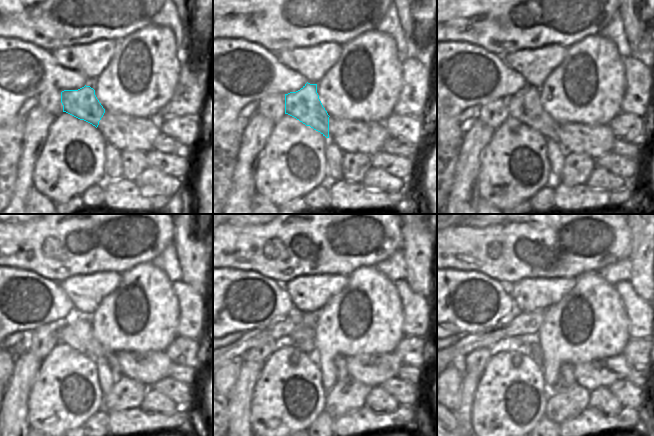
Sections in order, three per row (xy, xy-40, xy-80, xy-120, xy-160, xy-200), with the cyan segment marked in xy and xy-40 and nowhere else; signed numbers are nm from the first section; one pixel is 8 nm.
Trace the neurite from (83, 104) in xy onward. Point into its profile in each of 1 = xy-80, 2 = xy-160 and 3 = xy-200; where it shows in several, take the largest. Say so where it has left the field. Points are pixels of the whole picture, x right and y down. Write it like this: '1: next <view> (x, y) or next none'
1: next xy-80 (525, 106)
2: next xy-160 (303, 338)
3: next xy-200 (565, 379)

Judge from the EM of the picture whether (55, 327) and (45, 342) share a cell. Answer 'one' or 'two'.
one

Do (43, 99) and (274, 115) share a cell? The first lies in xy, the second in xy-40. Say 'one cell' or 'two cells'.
one cell

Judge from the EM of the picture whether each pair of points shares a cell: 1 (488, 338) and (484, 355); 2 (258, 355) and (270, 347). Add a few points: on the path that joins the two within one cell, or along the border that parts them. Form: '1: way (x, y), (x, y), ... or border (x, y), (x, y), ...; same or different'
1: border (496, 348), (474, 349), (465, 358); different
2: way (261, 353), (267, 348); same

